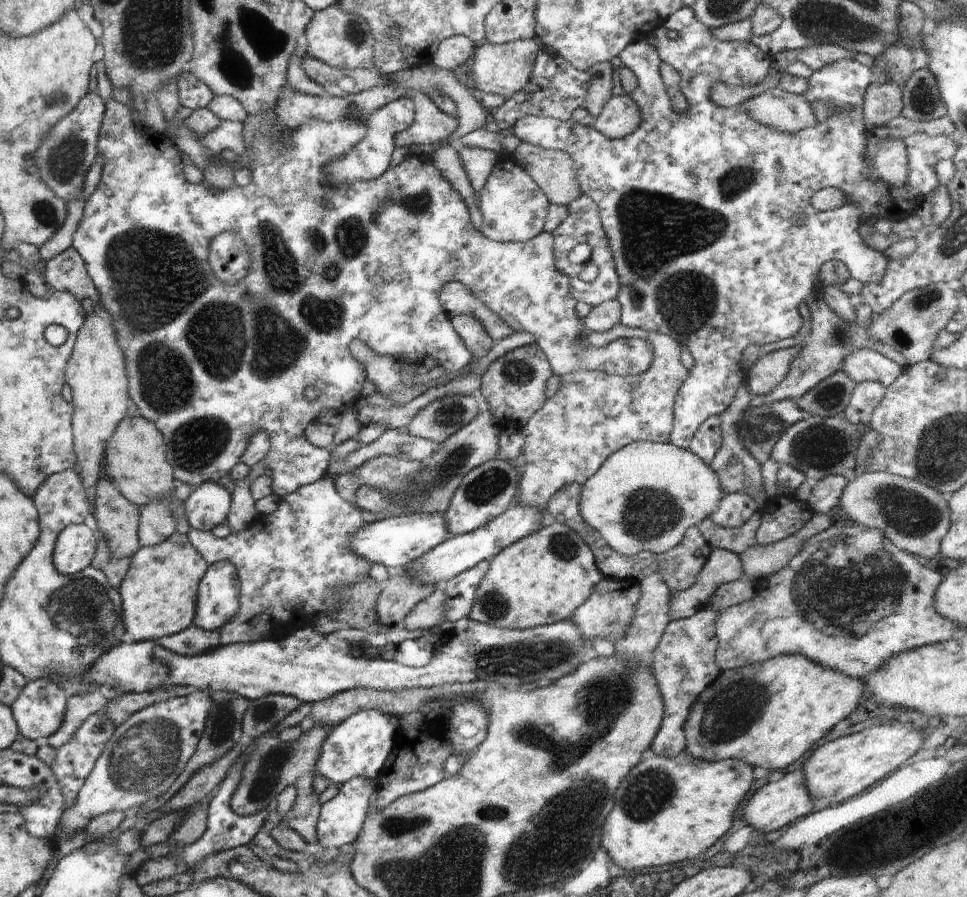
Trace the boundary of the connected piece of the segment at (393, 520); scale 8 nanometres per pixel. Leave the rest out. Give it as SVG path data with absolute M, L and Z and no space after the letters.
M410 513L366 523L351 536L351 549L371 564L384 564L386 568L406 567L419 556L443 543L448 536L445 518L440 513Z

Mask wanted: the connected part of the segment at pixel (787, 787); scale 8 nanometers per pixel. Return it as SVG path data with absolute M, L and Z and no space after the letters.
M794 768L776 782L764 781L758 784L755 793L746 803L742 820L754 830L762 832L774 832L792 824L794 820L808 816L813 811L813 802L805 784L803 770Z

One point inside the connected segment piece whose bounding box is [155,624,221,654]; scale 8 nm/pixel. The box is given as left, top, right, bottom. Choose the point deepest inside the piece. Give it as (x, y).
(187, 641)

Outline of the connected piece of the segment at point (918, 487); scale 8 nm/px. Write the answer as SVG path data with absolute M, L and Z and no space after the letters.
M865 471L856 480L848 481L839 506L856 522L854 524L882 530L882 534L900 550L922 556L924 560L940 552L940 541L951 522L951 512L941 492L916 482L916 479L892 476L882 471Z

